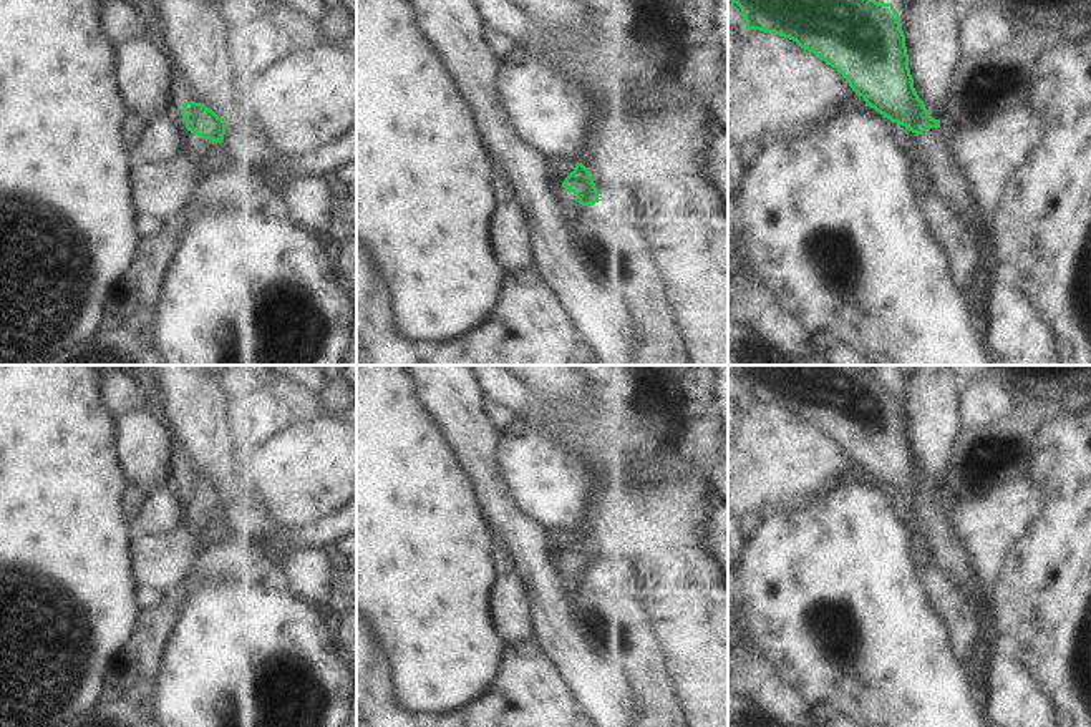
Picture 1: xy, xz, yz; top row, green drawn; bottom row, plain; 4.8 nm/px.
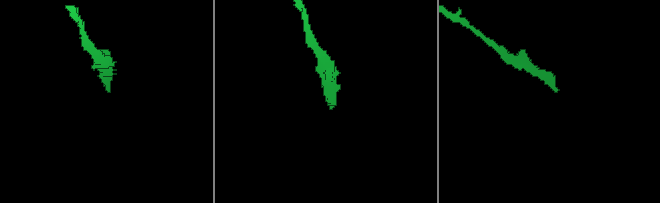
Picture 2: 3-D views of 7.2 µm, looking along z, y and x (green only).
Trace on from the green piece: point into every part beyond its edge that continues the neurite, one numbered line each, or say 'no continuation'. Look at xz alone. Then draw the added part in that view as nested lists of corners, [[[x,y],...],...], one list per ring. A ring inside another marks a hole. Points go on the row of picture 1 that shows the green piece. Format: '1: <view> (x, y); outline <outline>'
1: xz (567, 198); outline [[[559,186],[559,199],[560,199],[565,212],[572,212],[574,209],[582,206],[579,202],[579,199],[575,198],[575,194],[570,189],[564,188],[564,186]]]

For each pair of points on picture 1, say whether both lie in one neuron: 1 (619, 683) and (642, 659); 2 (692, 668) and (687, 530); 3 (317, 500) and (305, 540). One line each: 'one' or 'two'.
1: two
2: one
3: two

